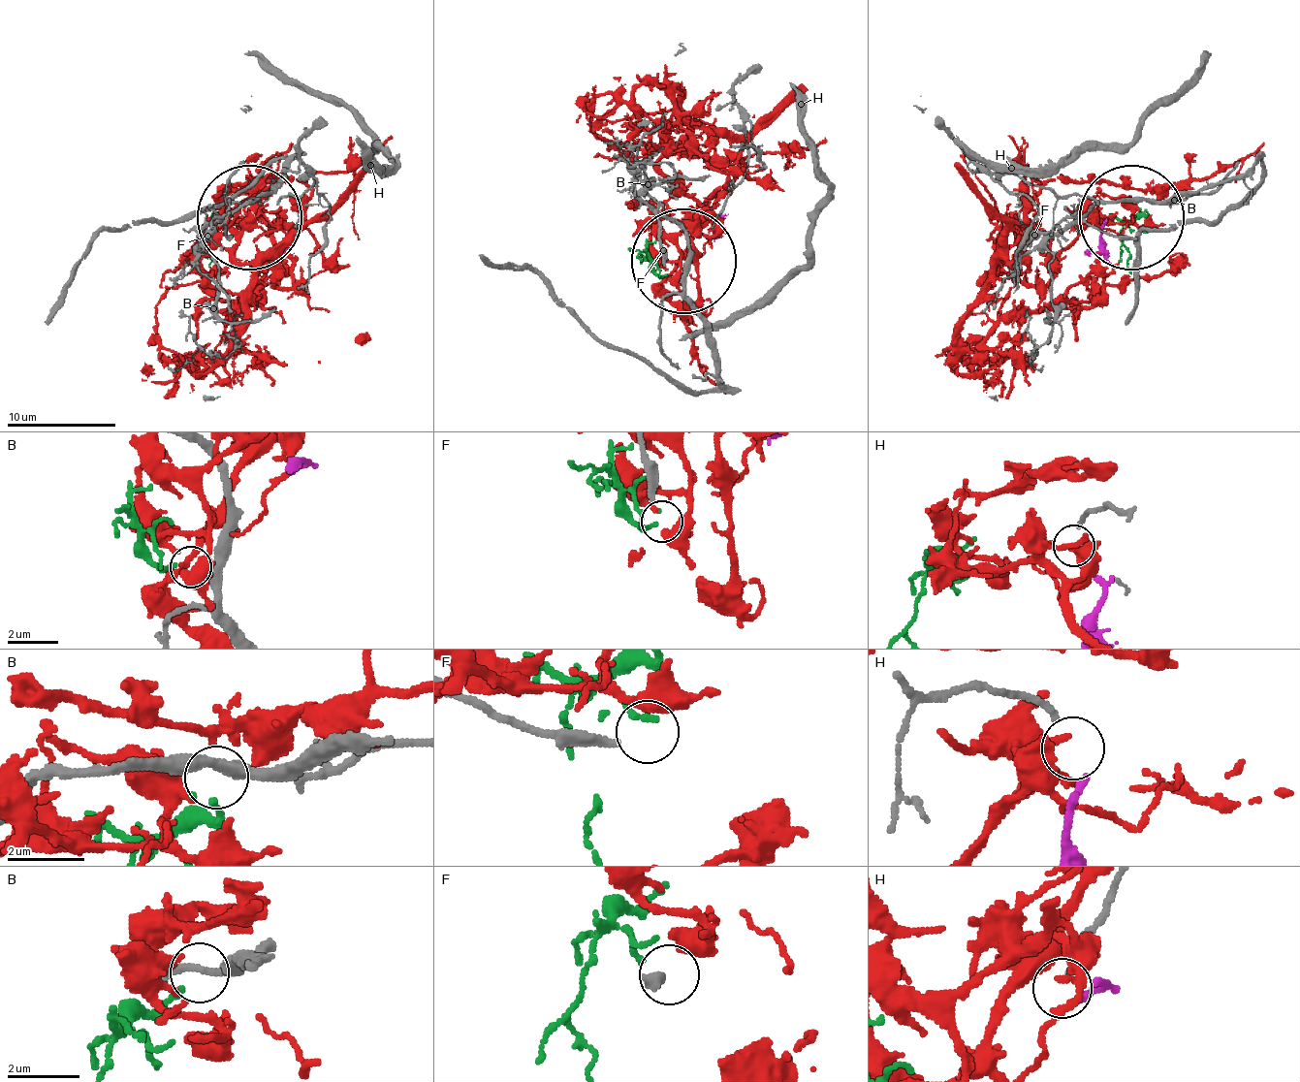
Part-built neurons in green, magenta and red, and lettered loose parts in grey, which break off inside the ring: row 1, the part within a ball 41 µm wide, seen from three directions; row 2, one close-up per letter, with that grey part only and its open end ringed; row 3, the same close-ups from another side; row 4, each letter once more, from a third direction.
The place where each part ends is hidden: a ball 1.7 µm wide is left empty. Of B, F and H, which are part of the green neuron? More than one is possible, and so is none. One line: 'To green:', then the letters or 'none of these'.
To green: B

